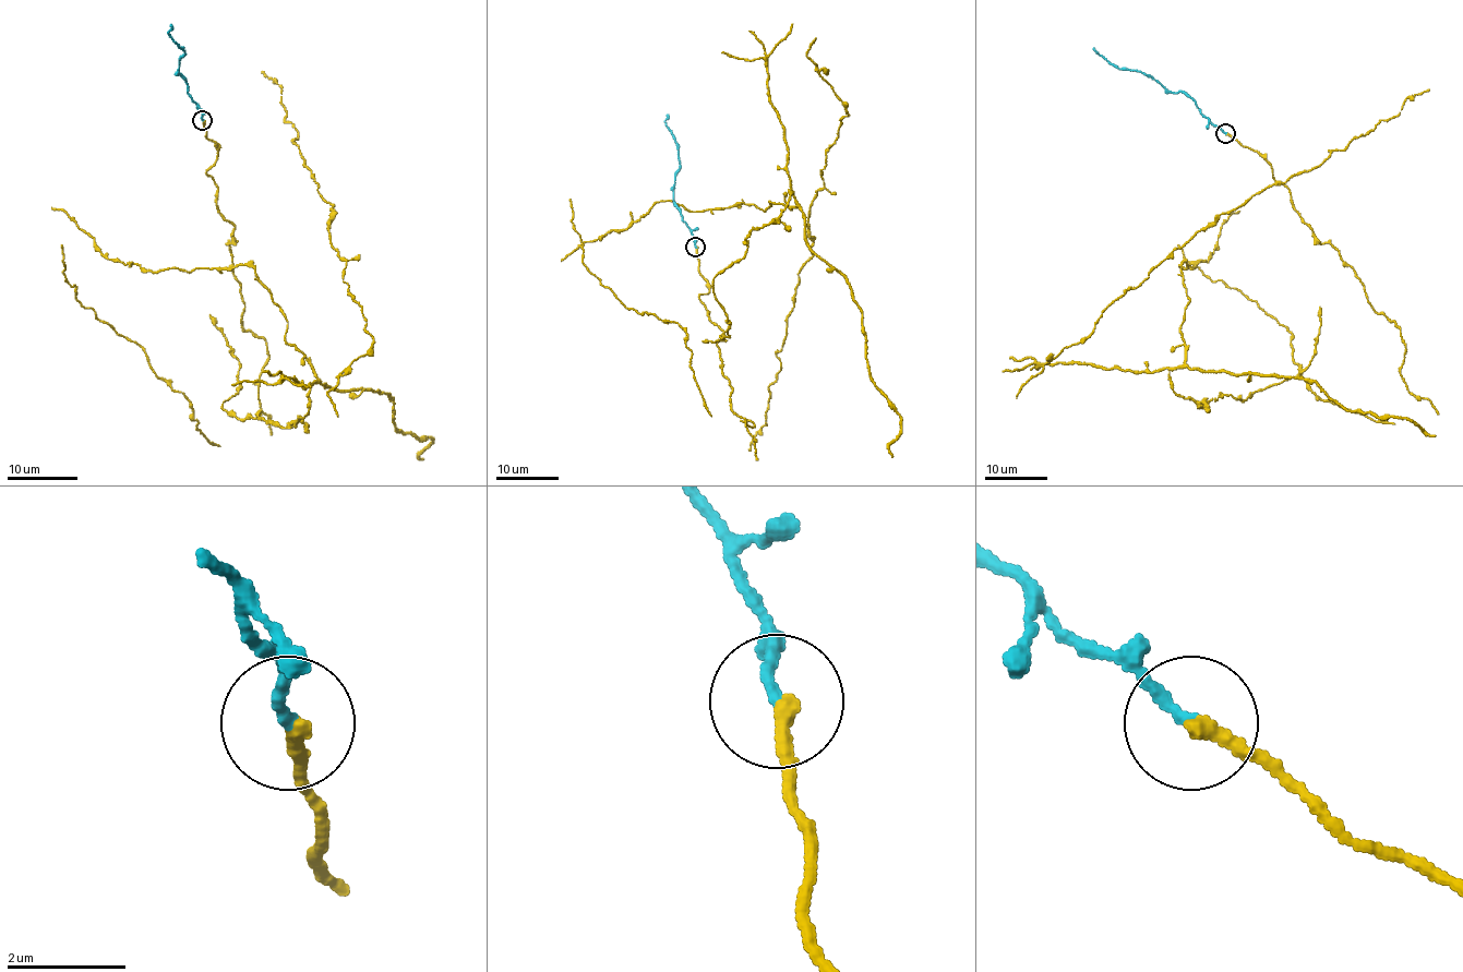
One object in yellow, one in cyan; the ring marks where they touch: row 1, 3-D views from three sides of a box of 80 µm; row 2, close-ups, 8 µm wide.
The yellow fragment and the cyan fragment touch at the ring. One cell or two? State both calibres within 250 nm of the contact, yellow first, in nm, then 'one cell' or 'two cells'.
calibres 300 and 200 nm; one cell

